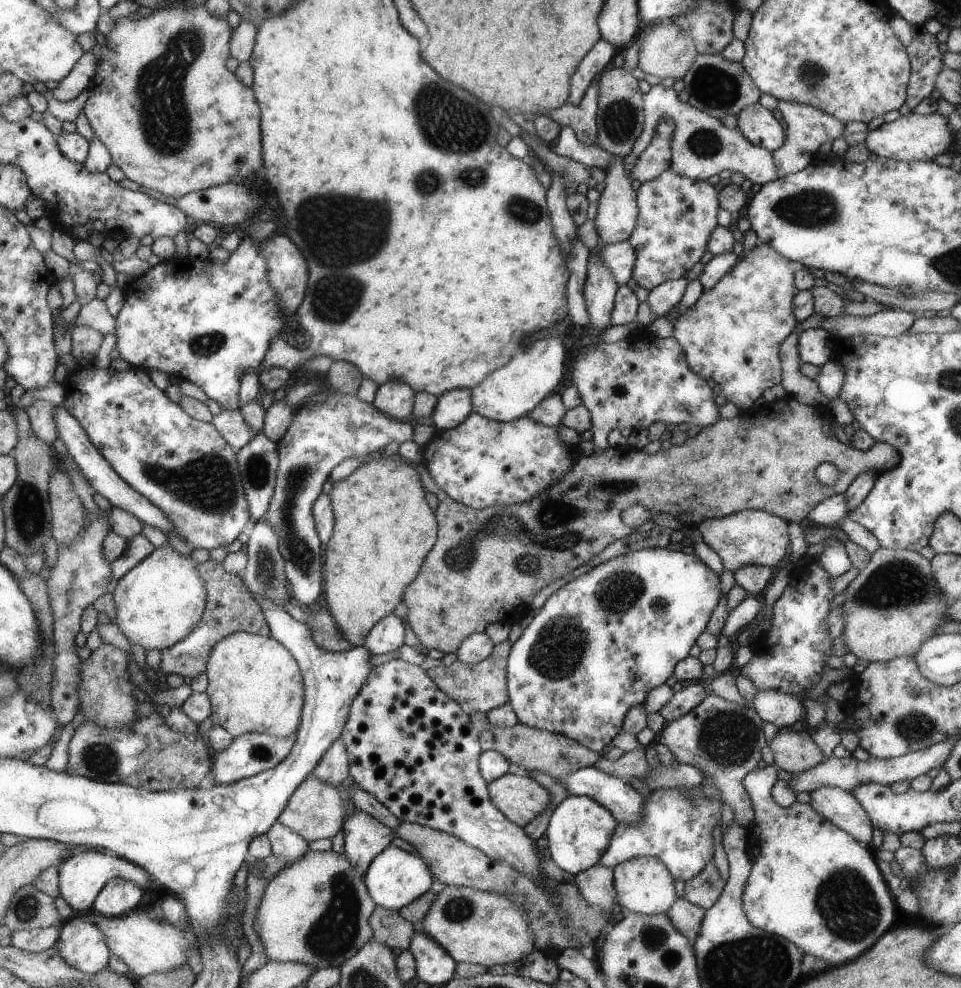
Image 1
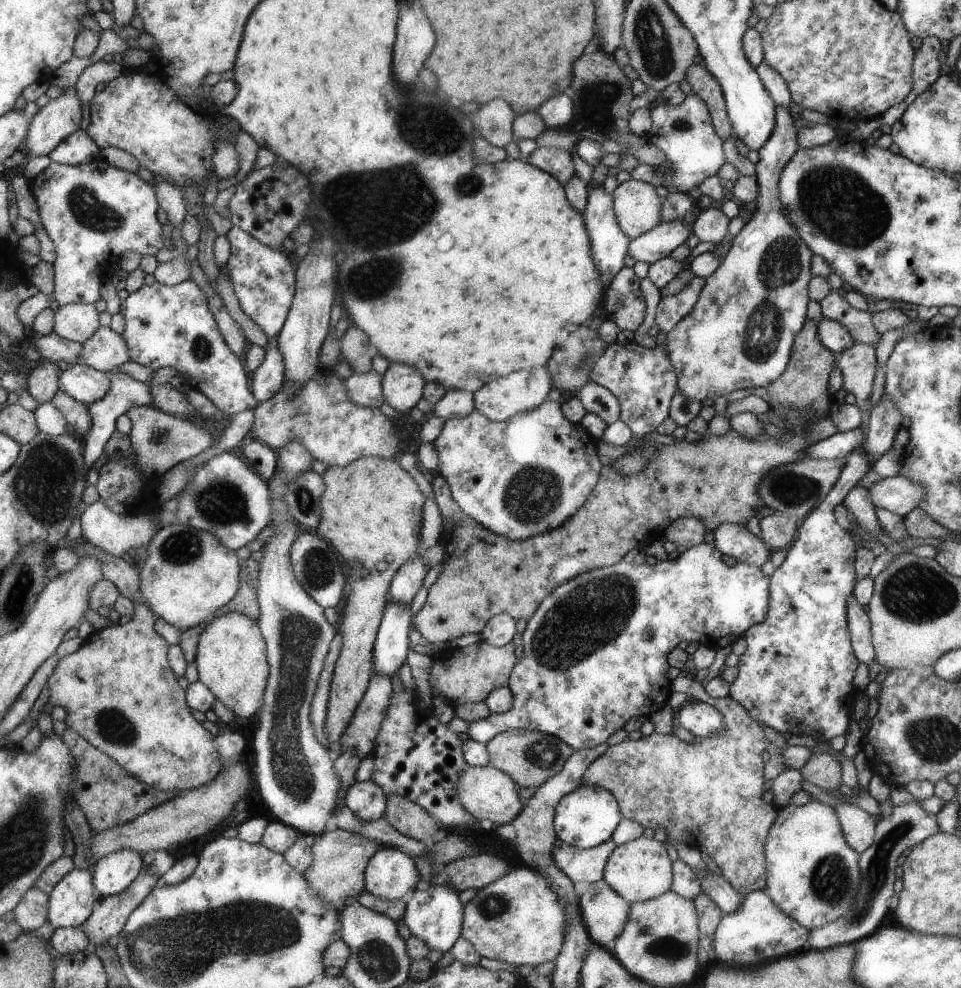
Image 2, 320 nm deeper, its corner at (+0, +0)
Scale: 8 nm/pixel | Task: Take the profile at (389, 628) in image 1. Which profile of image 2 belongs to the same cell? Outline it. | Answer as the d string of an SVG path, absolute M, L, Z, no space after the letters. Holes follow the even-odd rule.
M421 556L407 560L407 564L403 564L399 568L390 583L388 601L409 605L422 585L422 580L427 572L427 564Z

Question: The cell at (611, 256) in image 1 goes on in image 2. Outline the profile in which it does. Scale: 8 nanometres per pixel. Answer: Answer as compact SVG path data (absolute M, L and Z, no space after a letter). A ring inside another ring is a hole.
M679 219L661 221L654 229L631 239L626 250L633 260L651 265L668 257L679 245L686 243L692 234L692 226Z

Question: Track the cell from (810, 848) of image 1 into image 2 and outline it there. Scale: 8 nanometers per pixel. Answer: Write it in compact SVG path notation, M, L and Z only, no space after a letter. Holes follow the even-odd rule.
M816 800L807 802L803 806L787 805L780 808L778 816L774 819L774 825L770 827L765 845L765 870L766 888L763 892L770 896L778 909L809 932L849 912L861 881L858 854L847 844L834 808Z

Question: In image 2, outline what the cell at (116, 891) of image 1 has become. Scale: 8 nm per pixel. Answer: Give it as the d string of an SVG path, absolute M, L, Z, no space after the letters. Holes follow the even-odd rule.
M122 849L99 859L94 868L94 888L100 898L123 893L142 874L143 858L137 851Z

